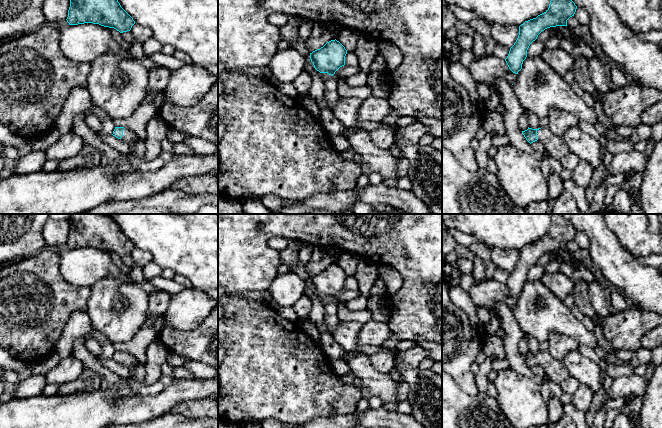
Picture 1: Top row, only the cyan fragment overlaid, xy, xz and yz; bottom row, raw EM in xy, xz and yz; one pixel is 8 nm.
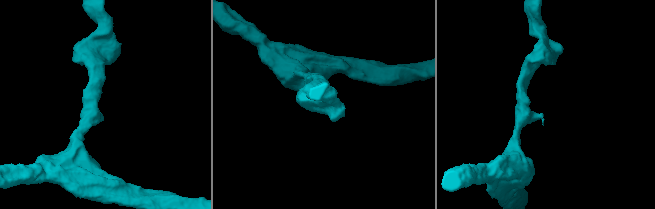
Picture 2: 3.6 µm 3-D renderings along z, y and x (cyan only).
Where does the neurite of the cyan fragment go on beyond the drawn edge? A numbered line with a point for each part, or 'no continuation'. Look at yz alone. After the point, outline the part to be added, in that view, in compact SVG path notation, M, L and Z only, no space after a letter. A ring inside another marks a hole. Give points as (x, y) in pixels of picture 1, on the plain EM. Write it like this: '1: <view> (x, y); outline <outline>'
1: yz (555, 370); outline M549 352L537 354L537 362L544 368L549 379L557 384L561 384L570 376L563 363L555 359Z

